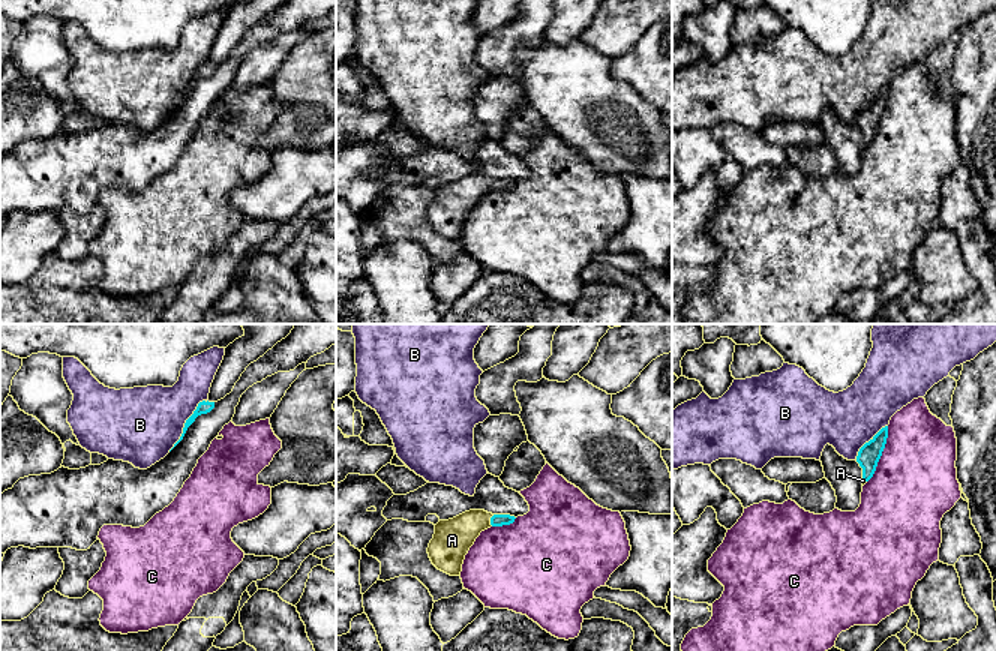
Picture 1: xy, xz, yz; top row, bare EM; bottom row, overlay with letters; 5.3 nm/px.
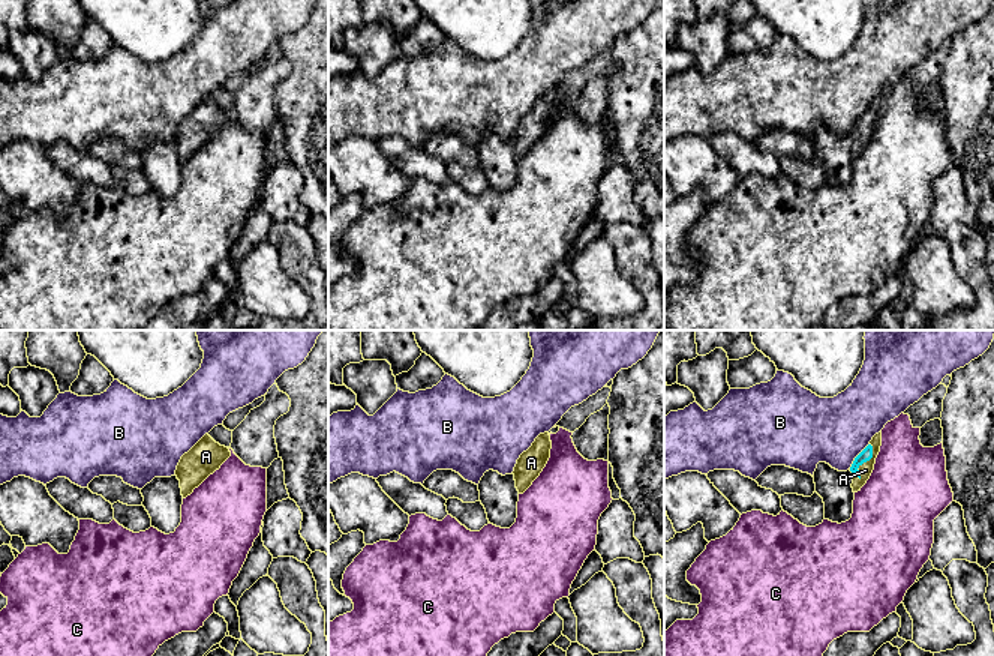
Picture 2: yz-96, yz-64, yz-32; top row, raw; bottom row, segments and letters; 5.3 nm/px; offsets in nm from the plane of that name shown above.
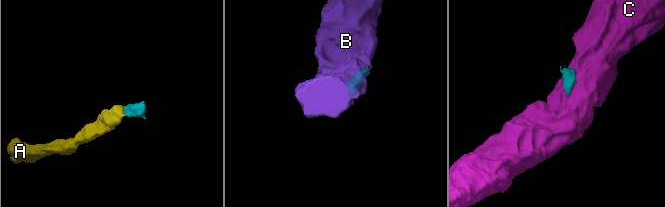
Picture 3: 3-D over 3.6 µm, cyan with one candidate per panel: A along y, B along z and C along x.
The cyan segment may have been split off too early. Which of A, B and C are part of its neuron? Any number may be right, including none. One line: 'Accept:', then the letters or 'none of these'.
Accept: A

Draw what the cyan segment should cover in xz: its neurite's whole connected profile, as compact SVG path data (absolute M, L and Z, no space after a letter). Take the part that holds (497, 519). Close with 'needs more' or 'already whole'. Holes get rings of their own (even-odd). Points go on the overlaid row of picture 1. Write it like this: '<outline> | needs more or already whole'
M470 510L453 519L440 520L428 548L429 558L438 570L450 576L460 576L465 555L480 532L490 526L510 525L514 519L510 514Z | needs more

